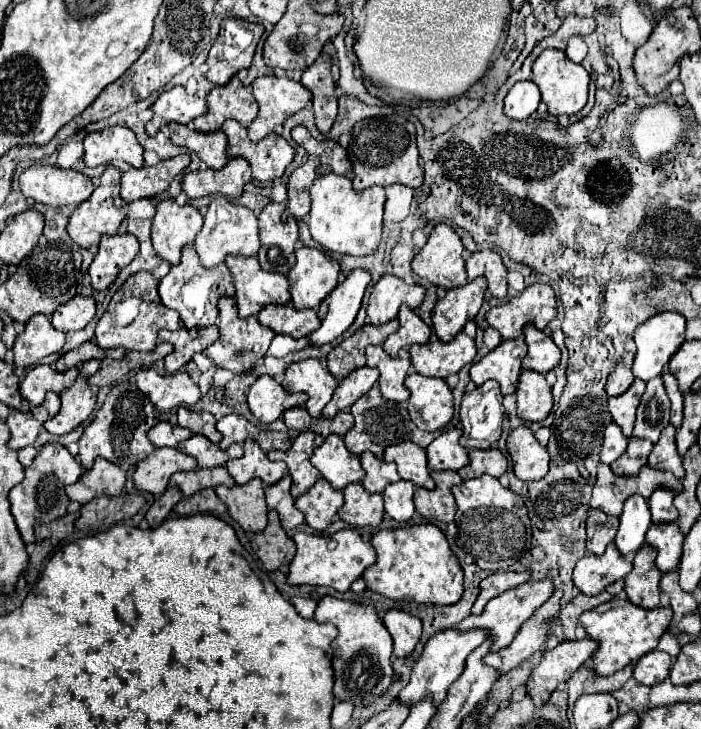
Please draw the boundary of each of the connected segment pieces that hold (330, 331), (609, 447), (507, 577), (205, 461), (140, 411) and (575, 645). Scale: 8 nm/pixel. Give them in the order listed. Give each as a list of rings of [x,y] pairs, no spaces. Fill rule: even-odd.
[[[352,270],[346,276],[346,280],[338,284],[334,292],[326,296],[326,300],[322,300],[318,308],[322,326],[312,336],[308,336],[312,346],[330,344],[352,326],[368,284],[370,284],[370,272]]]
[[[610,424],[604,432],[604,446],[602,446],[602,462],[604,464],[612,464],[614,460],[618,460],[622,456],[622,452],[626,452],[626,442],[628,438],[622,434],[622,428],[618,428],[618,424]]]
[[[524,570],[524,572],[498,572],[498,574],[488,576],[480,584],[480,596],[478,596],[476,604],[472,606],[472,614],[482,614],[488,600],[492,600],[492,598],[500,596],[502,592],[506,592],[510,588],[516,588],[516,586],[528,582],[528,580],[530,580],[528,570]]]
[[[194,434],[192,438],[184,440],[182,444],[178,444],[178,450],[194,456],[198,460],[198,468],[214,468],[214,466],[224,466],[228,460],[234,458],[242,458],[242,444],[232,444],[228,450],[218,448],[218,444],[210,442],[206,436],[202,434]]]
[[[128,382],[116,384],[110,390],[110,394],[106,396],[106,402],[100,408],[100,412],[96,414],[96,418],[84,428],[84,434],[78,440],[80,464],[84,468],[92,468],[94,460],[98,456],[102,456],[108,462],[114,462],[124,470],[136,466],[140,460],[144,460],[156,448],[148,438],[148,430],[158,422],[156,414],[158,412],[154,408],[154,404],[150,404],[148,396],[144,396],[136,386],[132,386]]]
[[[590,638],[564,640],[554,650],[544,652],[540,664],[528,678],[528,694],[534,706],[544,706],[550,694],[564,684],[594,652],[598,644]]]

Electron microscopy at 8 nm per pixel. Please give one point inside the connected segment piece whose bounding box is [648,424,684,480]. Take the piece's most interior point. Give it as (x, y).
(663, 455)

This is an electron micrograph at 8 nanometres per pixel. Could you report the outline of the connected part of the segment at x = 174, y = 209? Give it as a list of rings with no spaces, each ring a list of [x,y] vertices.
[[[162,200],[156,206],[156,216],[152,222],[152,244],[156,254],[178,264],[182,248],[192,244],[202,228],[202,214],[190,204],[176,204],[176,200]]]

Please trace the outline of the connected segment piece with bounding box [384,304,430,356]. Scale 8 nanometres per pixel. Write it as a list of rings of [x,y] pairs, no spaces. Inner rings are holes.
[[[402,304],[400,312],[398,312],[398,322],[400,322],[400,330],[384,342],[384,350],[390,356],[396,356],[400,352],[400,348],[408,348],[414,344],[426,344],[428,342],[430,328],[406,304]]]

